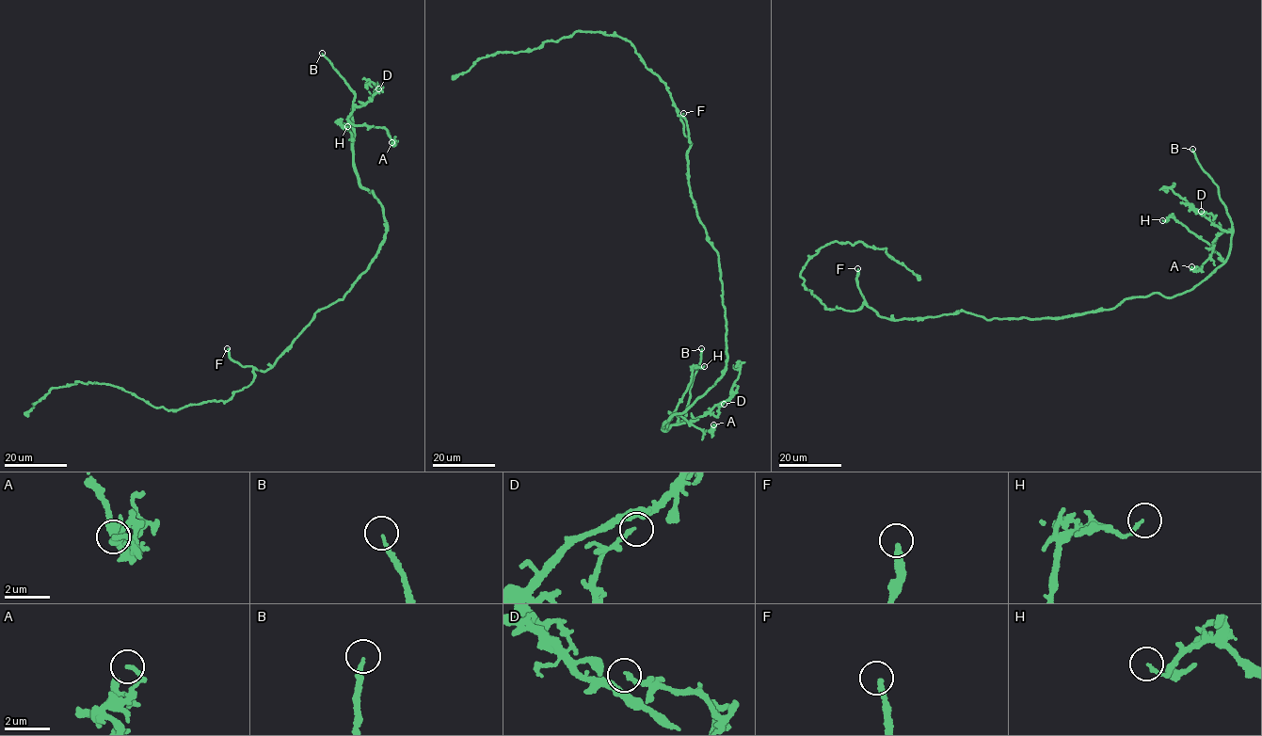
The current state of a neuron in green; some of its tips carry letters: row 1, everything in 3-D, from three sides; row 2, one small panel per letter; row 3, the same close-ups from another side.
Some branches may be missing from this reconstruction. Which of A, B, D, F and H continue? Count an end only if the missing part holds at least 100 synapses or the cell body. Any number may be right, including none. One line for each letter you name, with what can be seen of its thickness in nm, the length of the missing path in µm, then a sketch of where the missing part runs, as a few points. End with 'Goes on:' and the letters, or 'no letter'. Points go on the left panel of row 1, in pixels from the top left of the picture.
F: 240 nm | 110 µm | (227, 348), (211, 314), (205, 274), (227, 220), (222, 162), (227, 136), (211, 123), (210, 102), (199, 80)
Goes on: F

